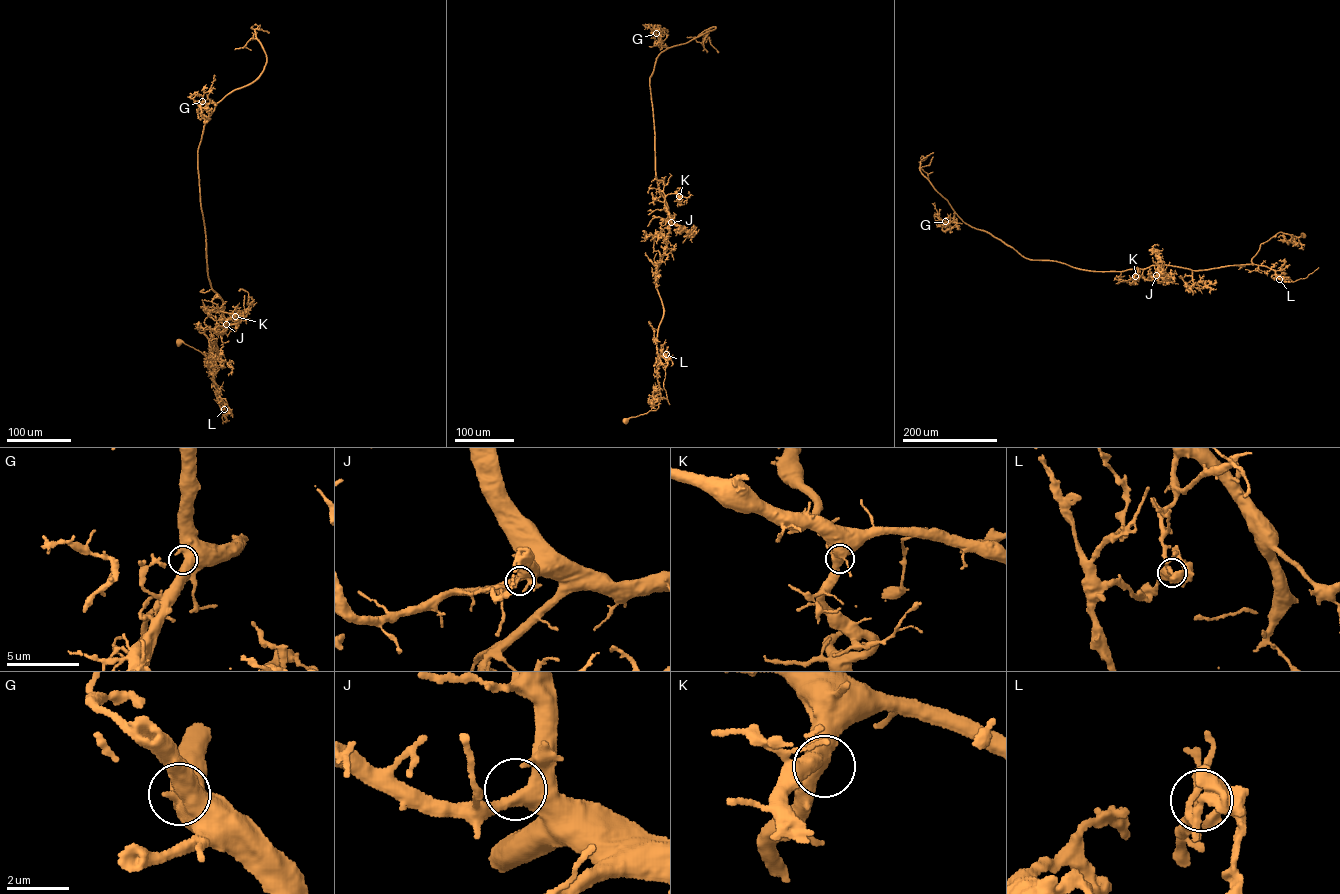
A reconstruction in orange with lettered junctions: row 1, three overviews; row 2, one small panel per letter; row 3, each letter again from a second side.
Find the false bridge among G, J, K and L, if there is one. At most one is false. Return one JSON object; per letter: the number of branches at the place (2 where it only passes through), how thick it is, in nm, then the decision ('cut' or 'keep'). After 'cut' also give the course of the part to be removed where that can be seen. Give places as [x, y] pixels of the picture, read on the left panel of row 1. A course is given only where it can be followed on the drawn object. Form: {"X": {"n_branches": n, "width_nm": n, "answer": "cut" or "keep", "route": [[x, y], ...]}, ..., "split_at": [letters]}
{"G": {"n_branches": 3, "width_nm": 480, "answer": "keep"}, "J": {"n_branches": 2, "width_nm": 460, "answer": "keep"}, "K": {"n_branches": 3, "width_nm": 550, "answer": "keep"}, "L": {"n_branches": 5, "width_nm": 300, "answer": "cut", "route": [[224, 409], [221, 412], [226, 420], [222, 423], [229, 420]]}, "split_at": ["L"]}

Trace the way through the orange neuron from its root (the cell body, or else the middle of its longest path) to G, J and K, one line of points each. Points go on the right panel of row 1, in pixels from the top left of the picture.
G: (1302, 234), (1278, 232), (1260, 244), (1252, 264), (1093, 271), (1027, 259), (955, 213), (945, 221)
J: (1302, 234), (1296, 237), (1278, 232), (1260, 244), (1252, 264), (1195, 270), (1156, 265), (1156, 275)
K: (1302, 234), (1278, 232), (1260, 244), (1252, 264), (1195, 270), (1153, 265), (1135, 276)

